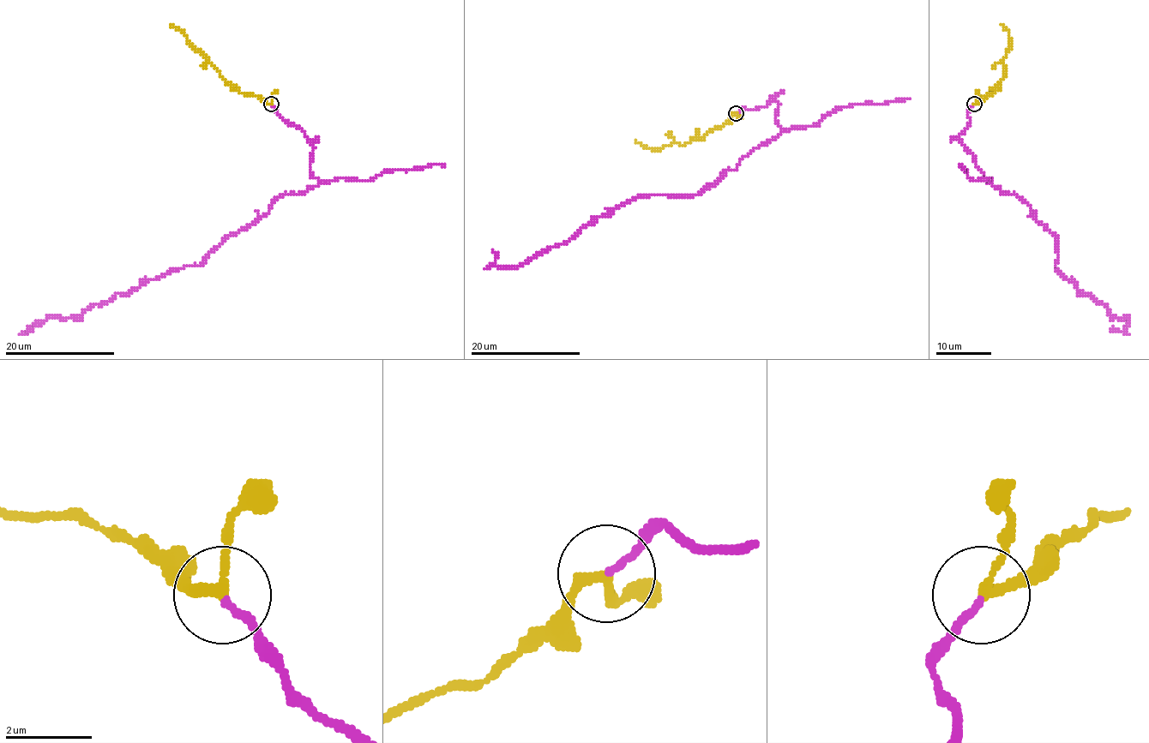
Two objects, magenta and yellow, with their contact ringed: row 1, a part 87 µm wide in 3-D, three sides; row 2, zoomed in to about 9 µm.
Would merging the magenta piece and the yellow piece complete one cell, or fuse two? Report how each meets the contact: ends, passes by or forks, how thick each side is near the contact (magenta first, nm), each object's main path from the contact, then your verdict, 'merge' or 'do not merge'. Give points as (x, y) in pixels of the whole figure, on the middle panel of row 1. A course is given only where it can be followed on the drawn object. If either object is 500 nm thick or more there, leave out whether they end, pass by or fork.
magenta ends there; yellow passes by; 150 nm thick on the magenta side, 220 nm on the other; magenta runs (736, 113), (772, 97), (785, 131), (694, 195), (640, 195), (516, 266), (496, 266), (492, 250); yellow runs (736, 113), (724, 124), (709, 131), (700, 140), (694, 138), (688, 143), (670, 143), (653, 150), (634, 140); merge

